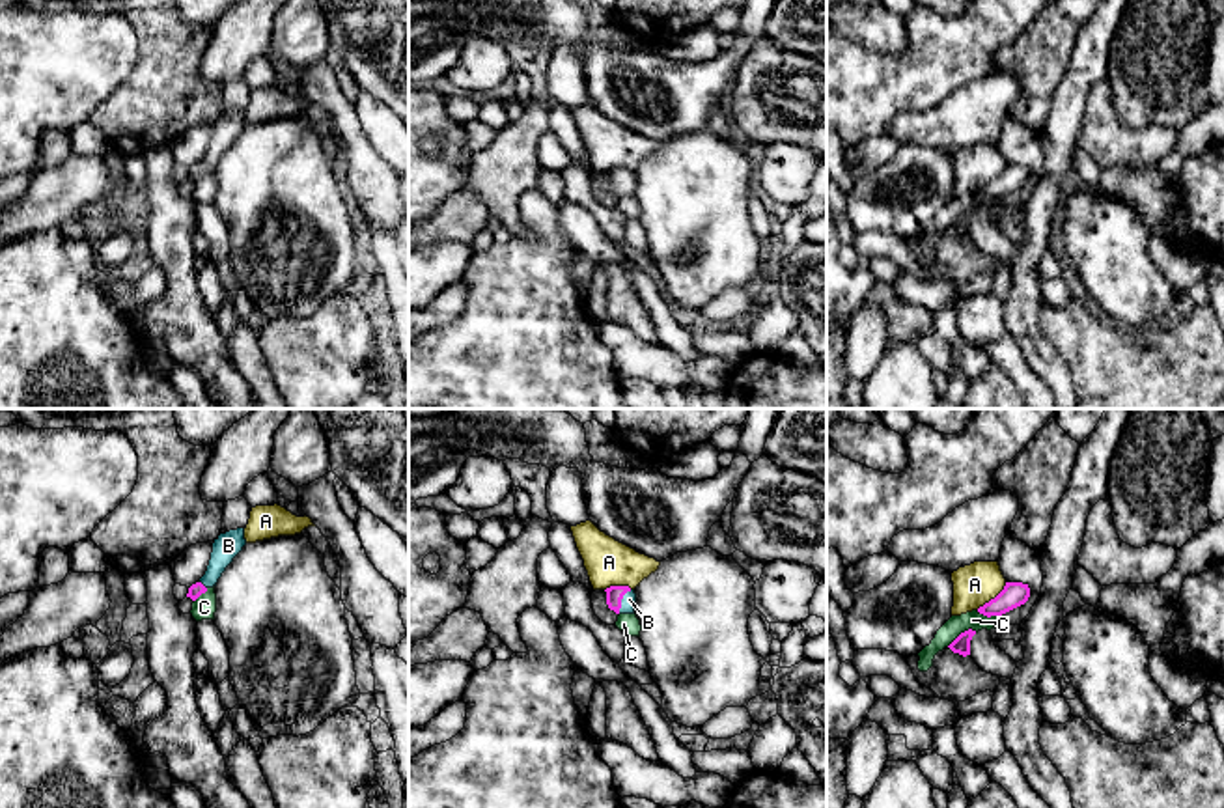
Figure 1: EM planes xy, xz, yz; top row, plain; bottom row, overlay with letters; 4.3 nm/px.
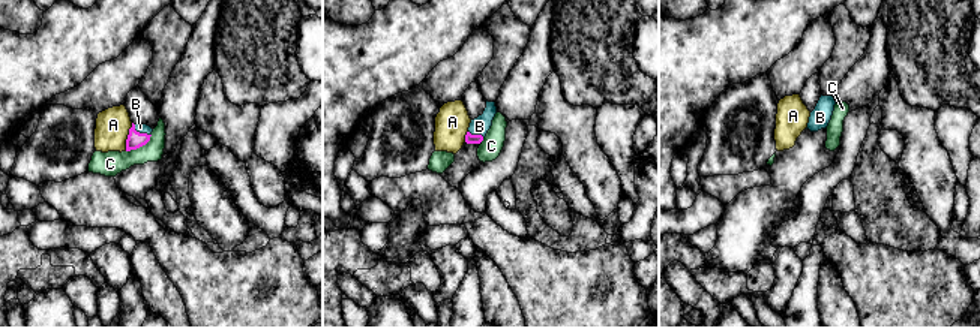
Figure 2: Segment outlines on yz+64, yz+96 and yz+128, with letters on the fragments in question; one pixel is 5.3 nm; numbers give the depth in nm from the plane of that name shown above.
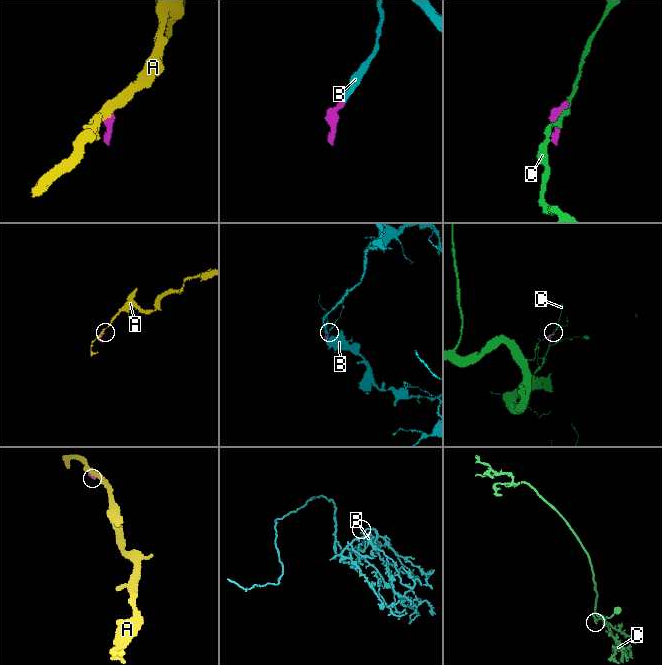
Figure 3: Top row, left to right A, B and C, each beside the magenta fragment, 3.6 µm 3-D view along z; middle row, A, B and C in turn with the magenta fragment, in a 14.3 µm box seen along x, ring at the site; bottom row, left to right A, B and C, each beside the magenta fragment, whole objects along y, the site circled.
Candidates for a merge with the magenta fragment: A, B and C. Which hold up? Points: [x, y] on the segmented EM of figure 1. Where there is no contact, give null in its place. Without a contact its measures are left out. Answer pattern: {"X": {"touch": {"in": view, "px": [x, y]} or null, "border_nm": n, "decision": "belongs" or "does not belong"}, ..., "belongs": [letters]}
{"A": {"touch": {"in": "yz", "px": [991, 599]}, "border_nm": 180, "decision": "does not belong"}, "B": {"touch": {"in": "xz", "px": [620, 601]}, "border_nm": 120, "decision": "belongs"}, "C": {"touch": {"in": "yz", "px": [961, 633]}, "border_nm": 150, "decision": "does not belong"}, "belongs": ["B"]}

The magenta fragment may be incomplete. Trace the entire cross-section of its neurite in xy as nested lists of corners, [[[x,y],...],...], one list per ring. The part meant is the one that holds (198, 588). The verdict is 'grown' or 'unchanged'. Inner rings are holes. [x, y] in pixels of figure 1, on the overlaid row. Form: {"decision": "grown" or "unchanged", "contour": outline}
{"decision": "grown", "contour": [[[244,528],[220,534],[213,543],[213,552],[205,575],[188,588],[187,597],[196,601],[209,588],[216,586],[226,567],[233,562],[233,558],[243,550],[244,545]]]}

